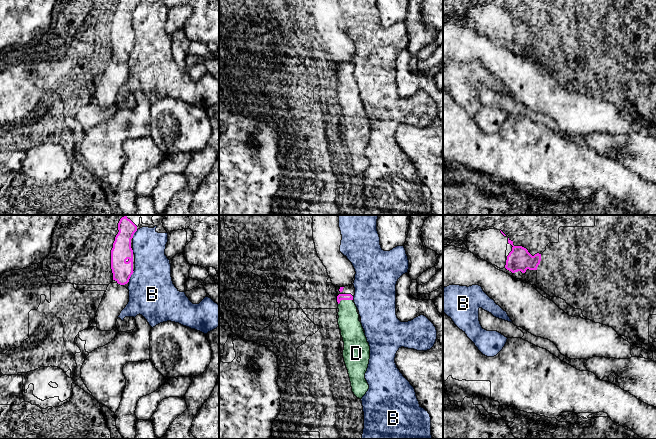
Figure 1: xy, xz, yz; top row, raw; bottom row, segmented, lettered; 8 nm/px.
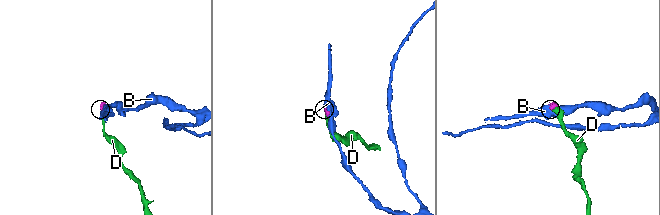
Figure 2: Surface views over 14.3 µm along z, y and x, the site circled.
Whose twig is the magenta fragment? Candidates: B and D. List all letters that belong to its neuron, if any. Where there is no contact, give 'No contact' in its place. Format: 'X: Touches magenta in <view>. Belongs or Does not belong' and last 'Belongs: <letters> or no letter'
B: Touches magenta in xy. Does not belong
D: Touches magenta in xz. Belongs
Belongs: D

